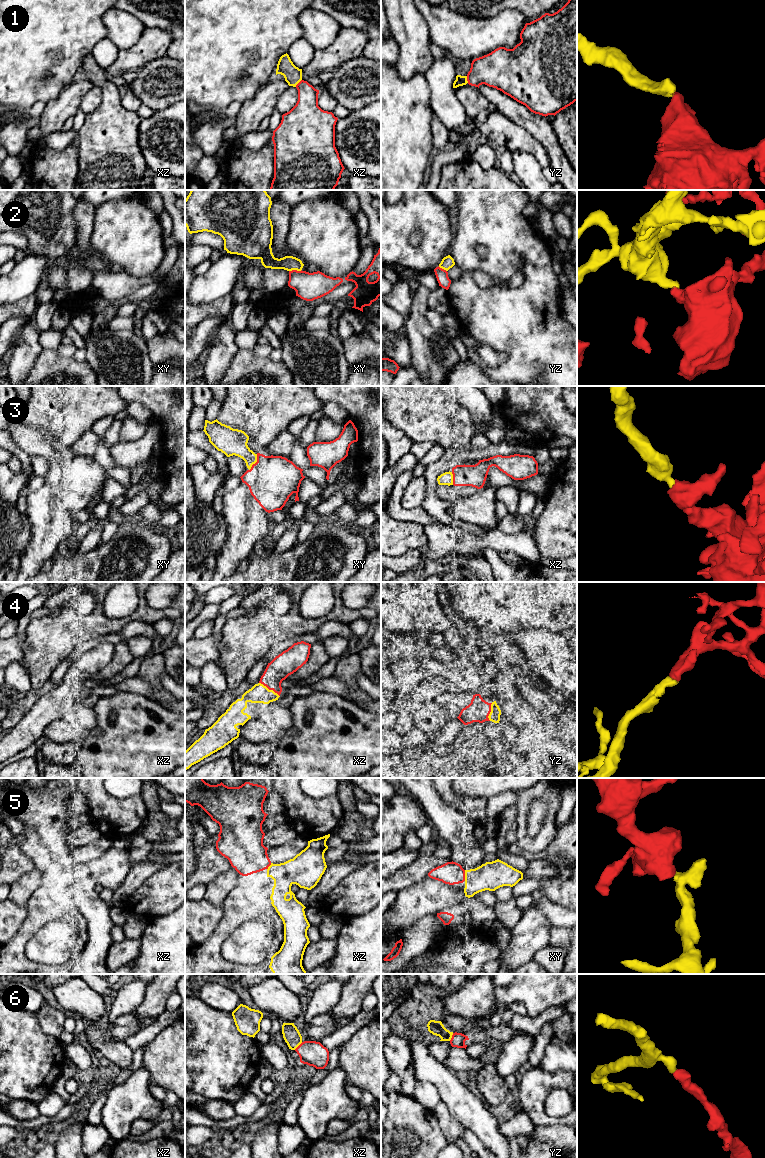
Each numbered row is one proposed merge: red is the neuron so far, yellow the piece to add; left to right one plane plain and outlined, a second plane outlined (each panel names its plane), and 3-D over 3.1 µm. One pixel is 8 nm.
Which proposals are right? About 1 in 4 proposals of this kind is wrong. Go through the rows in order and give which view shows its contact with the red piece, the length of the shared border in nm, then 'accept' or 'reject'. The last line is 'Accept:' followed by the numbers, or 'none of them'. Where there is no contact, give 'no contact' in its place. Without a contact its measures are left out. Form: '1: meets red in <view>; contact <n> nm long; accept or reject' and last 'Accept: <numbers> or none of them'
1: meets red in xz; contact 80 nm long; accept
2: meets red in xy; contact 110 nm long; accept
3: meets red in xy; contact 150 nm long; accept
4: meets red in xz; contact 200 nm long; accept
5: meets red in xy; contact 90 nm long; accept
6: meets red in xz; contact 90 nm long; accept
Accept: 1, 2, 3, 4, 5, 6

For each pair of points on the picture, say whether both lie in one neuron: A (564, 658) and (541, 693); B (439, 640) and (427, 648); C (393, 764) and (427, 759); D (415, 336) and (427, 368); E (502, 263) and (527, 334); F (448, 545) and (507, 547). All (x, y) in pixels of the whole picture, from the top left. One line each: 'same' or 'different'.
A: different
B: same
C: different
D: same
E: same
F: same

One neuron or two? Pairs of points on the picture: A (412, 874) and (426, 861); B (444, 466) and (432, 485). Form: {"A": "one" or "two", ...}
{"A": "one", "B": "one"}

